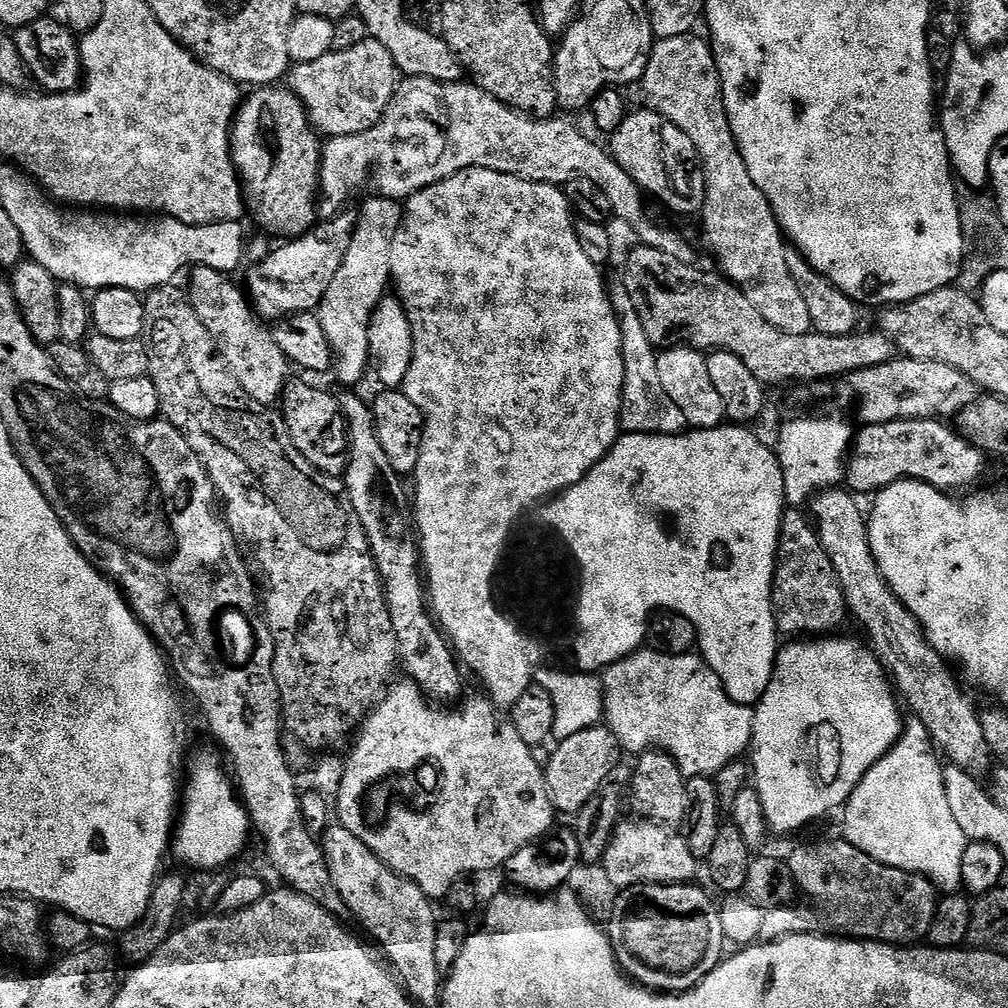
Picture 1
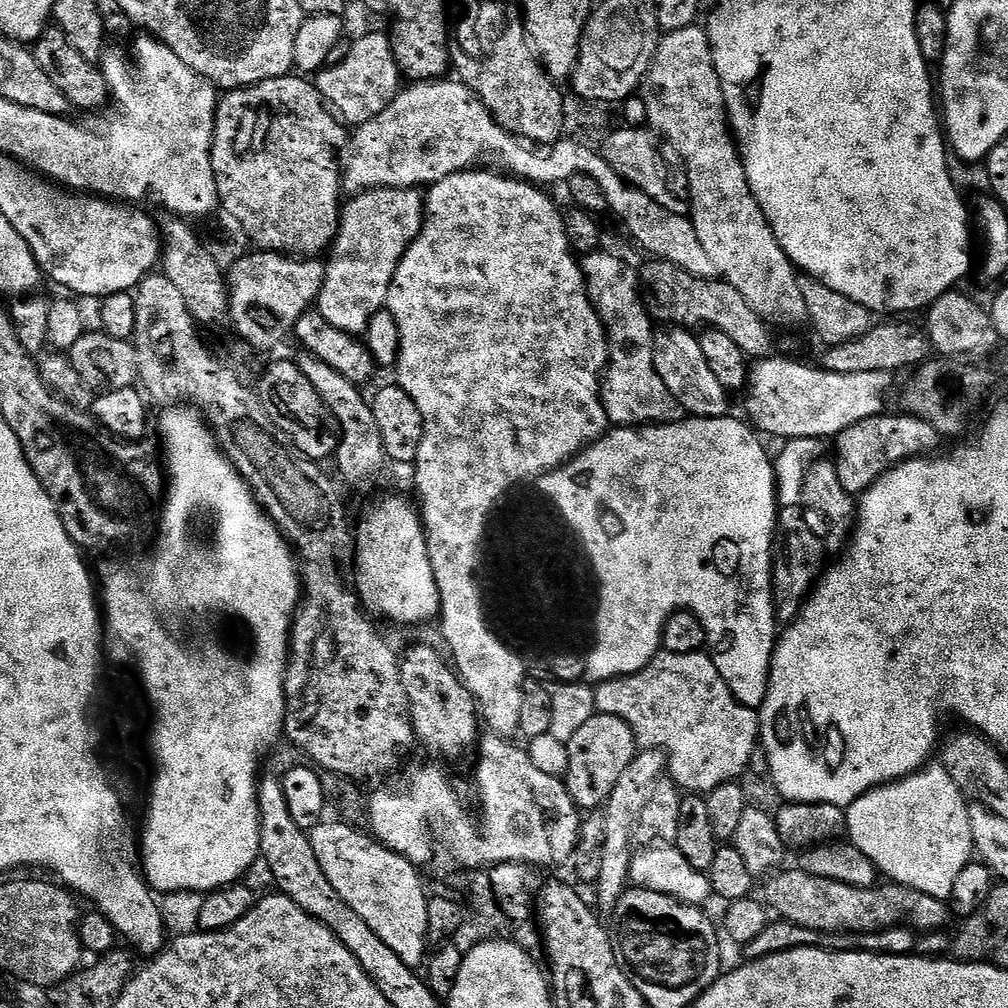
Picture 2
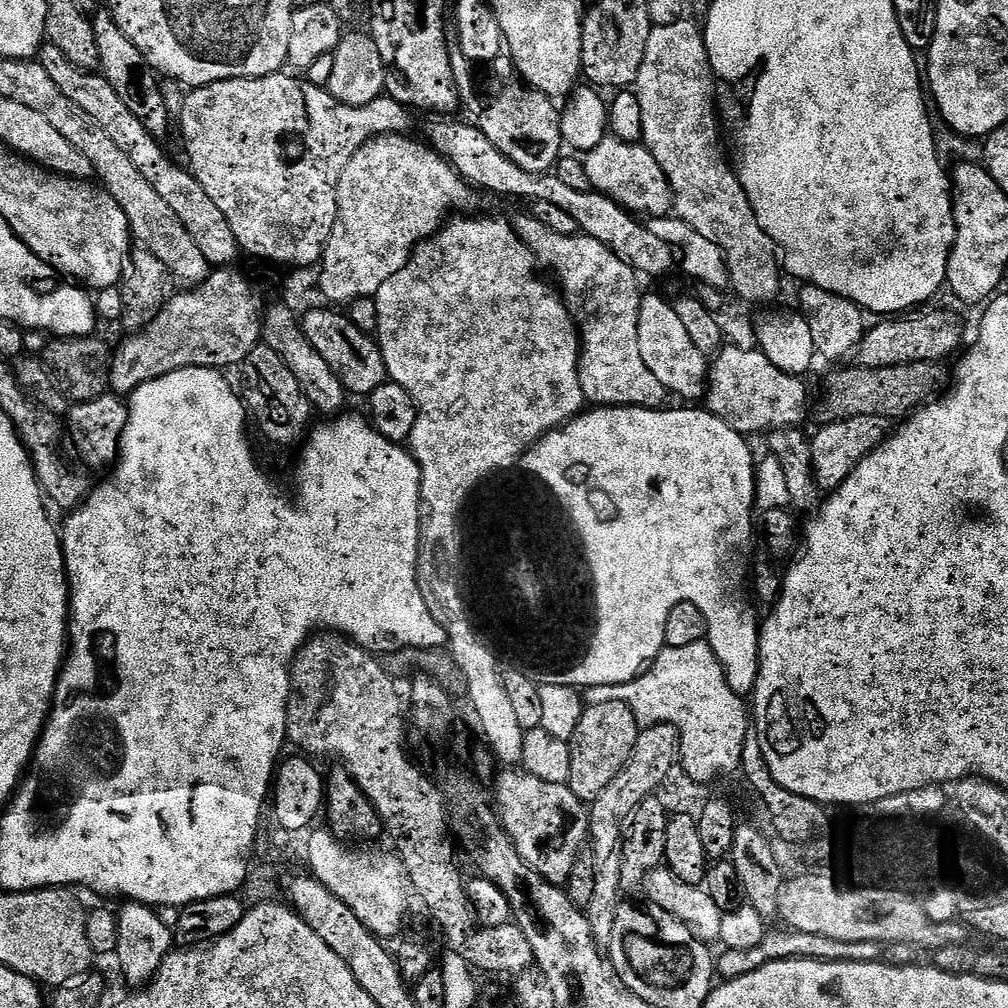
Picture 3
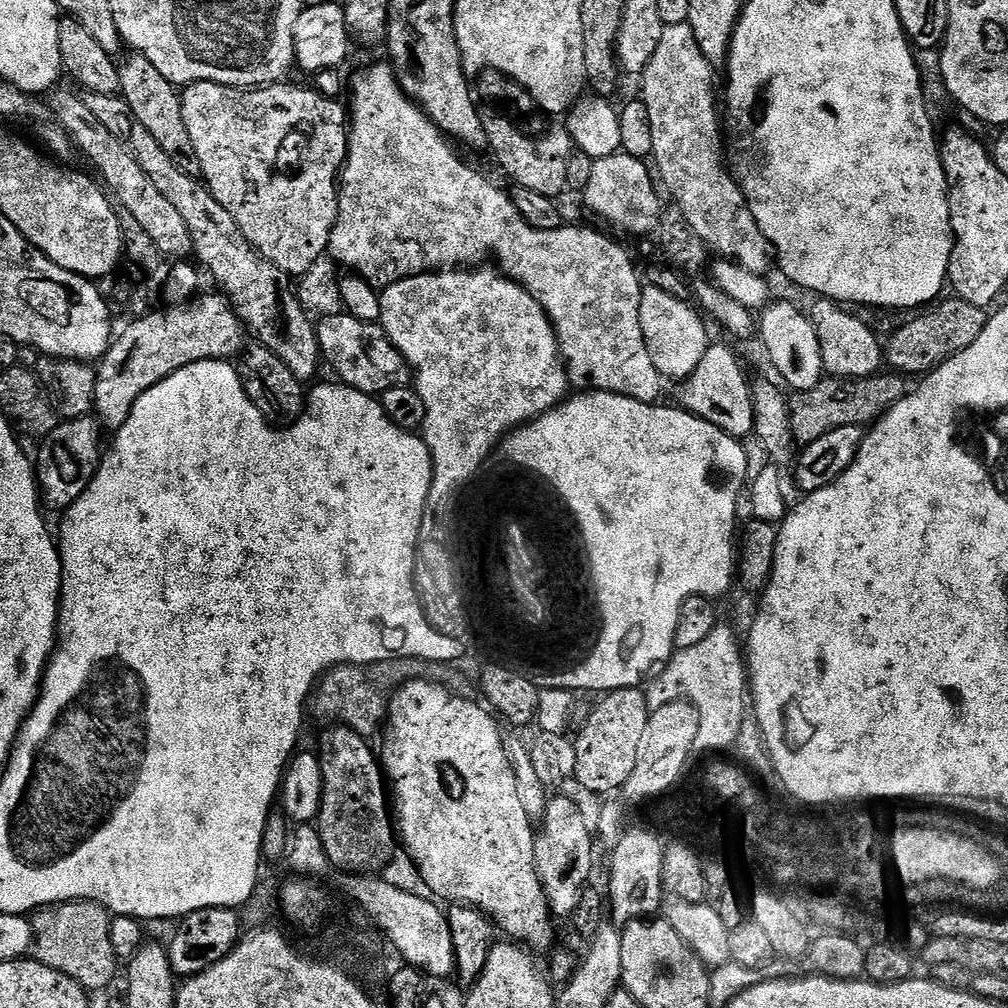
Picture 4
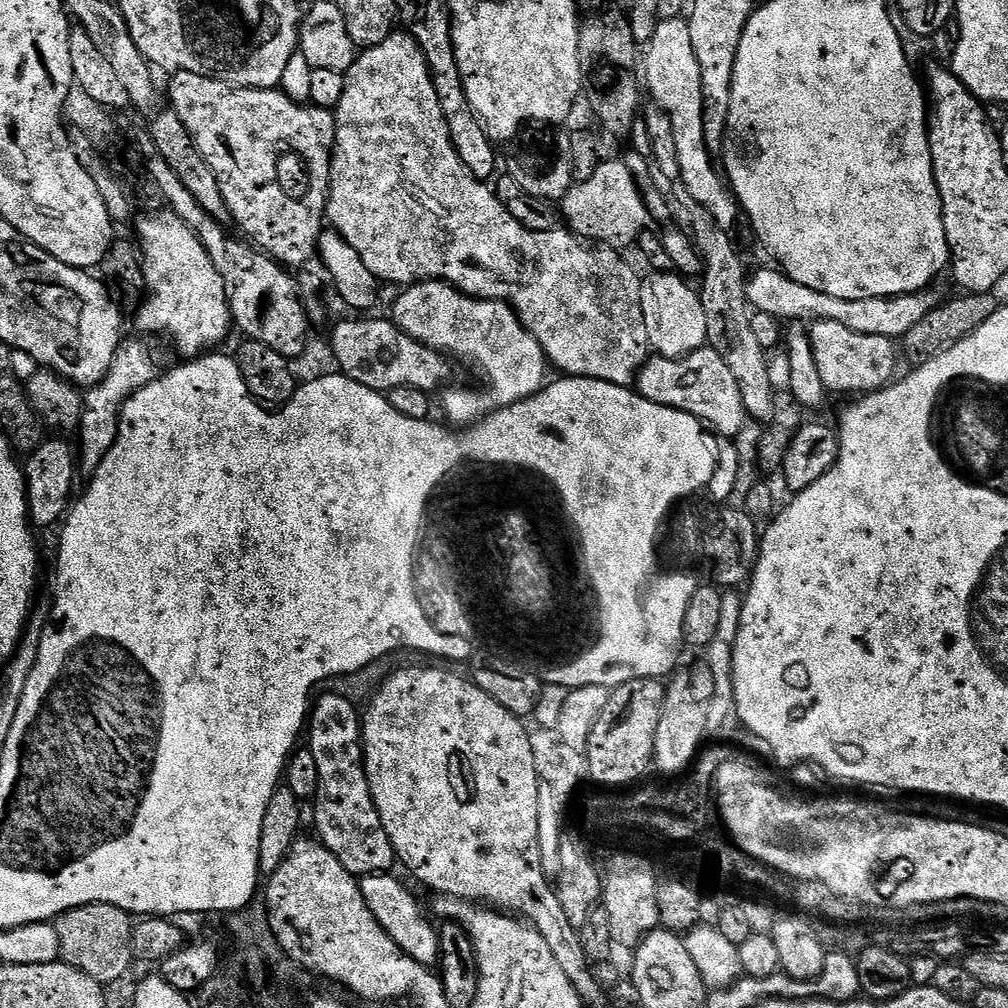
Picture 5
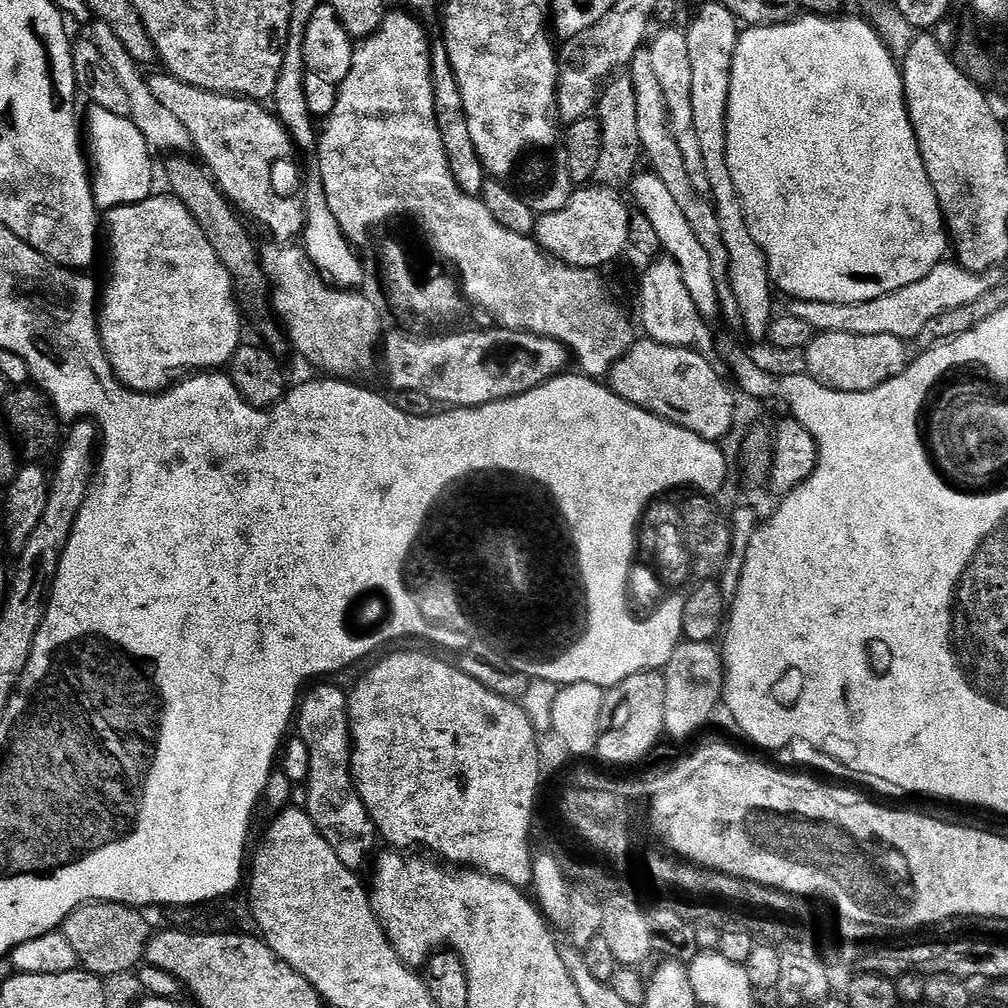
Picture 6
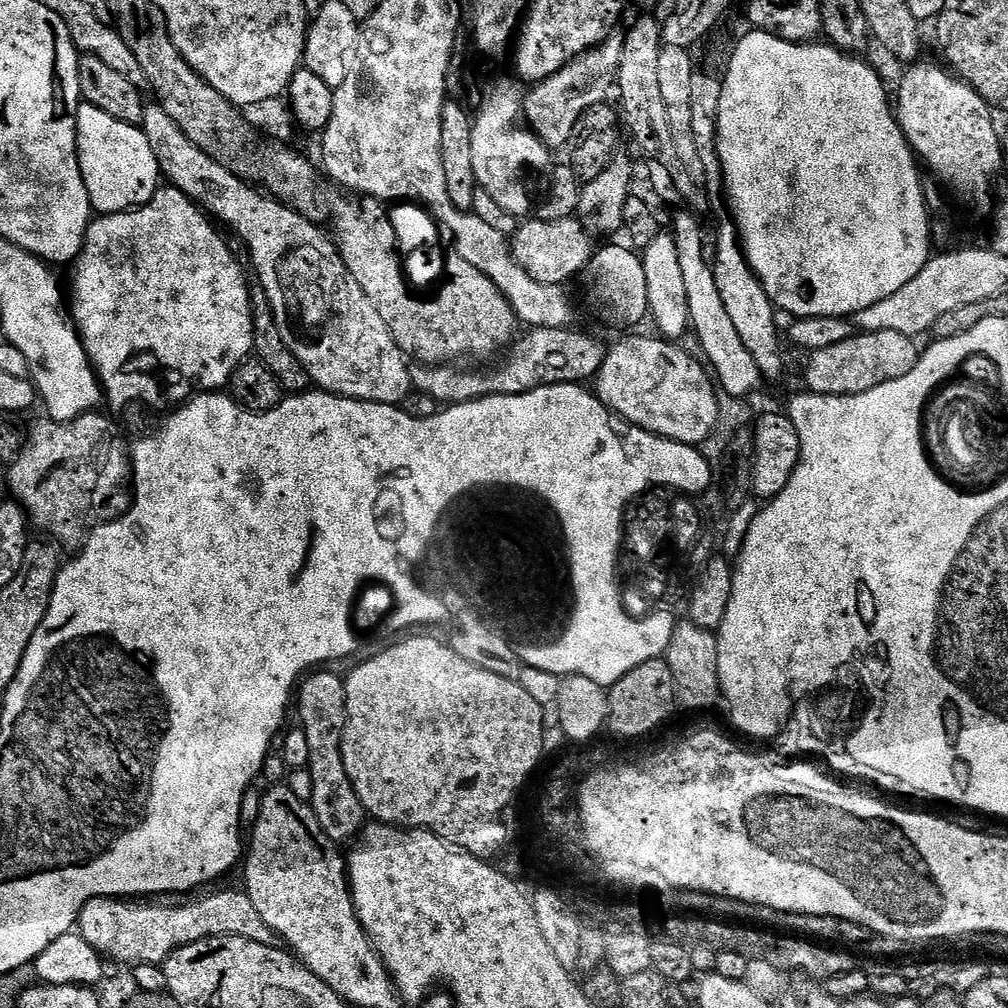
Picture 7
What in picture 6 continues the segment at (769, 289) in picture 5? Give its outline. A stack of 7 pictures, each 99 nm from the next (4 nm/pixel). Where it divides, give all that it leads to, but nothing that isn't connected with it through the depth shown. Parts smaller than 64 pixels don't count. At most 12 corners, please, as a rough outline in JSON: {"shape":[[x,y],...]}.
{"shape":[[941,262],[870,302],[792,300],[816,334],[894,334],[995,288],[992,274]]}

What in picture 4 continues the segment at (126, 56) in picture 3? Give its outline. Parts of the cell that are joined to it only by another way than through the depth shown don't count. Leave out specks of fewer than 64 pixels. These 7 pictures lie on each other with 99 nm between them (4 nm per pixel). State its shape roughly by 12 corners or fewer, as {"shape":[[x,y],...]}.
{"shape":[[139,54],[119,95],[178,170],[199,177],[177,85]]}

